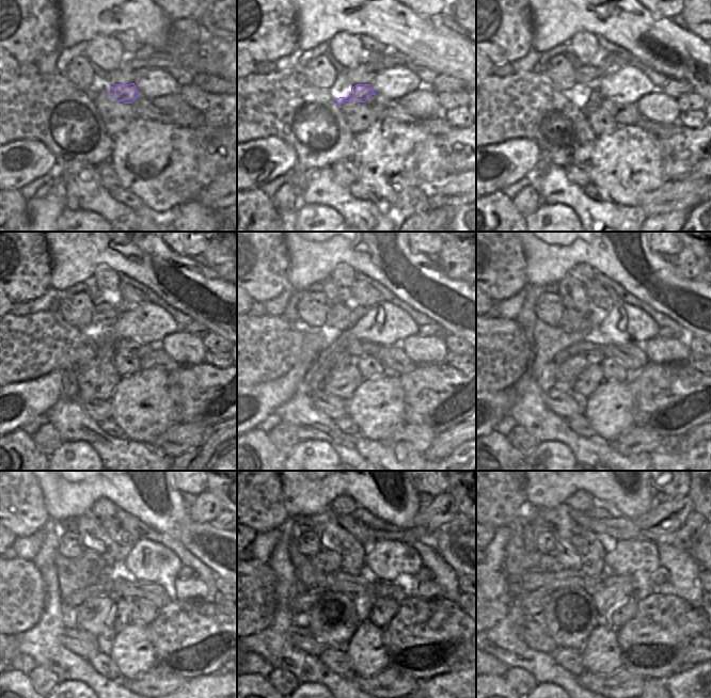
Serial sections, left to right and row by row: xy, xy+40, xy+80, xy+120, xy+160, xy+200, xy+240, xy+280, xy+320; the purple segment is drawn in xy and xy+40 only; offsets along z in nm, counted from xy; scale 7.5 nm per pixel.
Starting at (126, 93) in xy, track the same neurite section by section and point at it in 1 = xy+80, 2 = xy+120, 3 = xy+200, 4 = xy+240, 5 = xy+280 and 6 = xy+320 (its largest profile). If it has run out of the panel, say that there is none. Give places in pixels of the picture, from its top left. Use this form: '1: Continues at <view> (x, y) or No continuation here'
1: Continues at xy+80 (587, 101)
2: Continues at xy+120 (106, 340)
3: Continues at xy+200 (567, 373)
4: Continues at xy+240 (92, 614)
5: Continues at xy+280 (332, 620)
6: Continues at xy+320 (570, 616).

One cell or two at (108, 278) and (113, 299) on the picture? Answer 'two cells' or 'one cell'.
one cell

